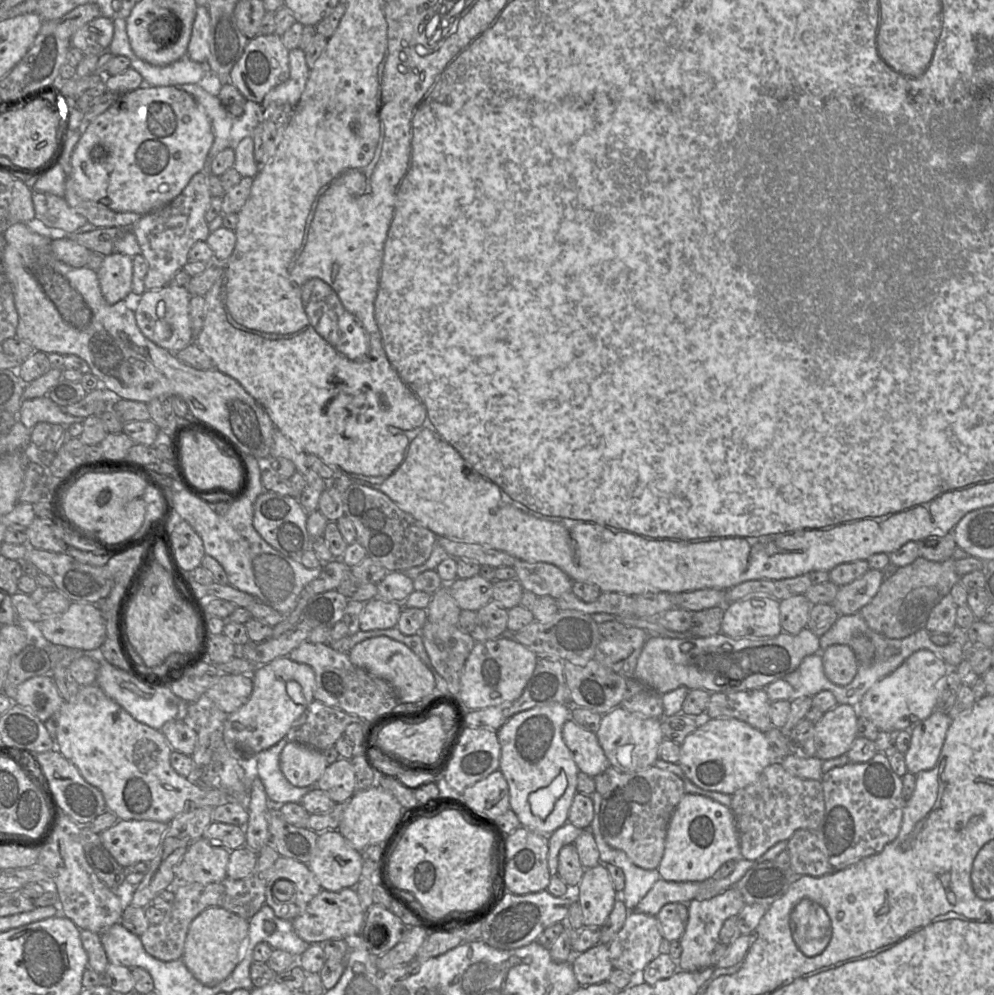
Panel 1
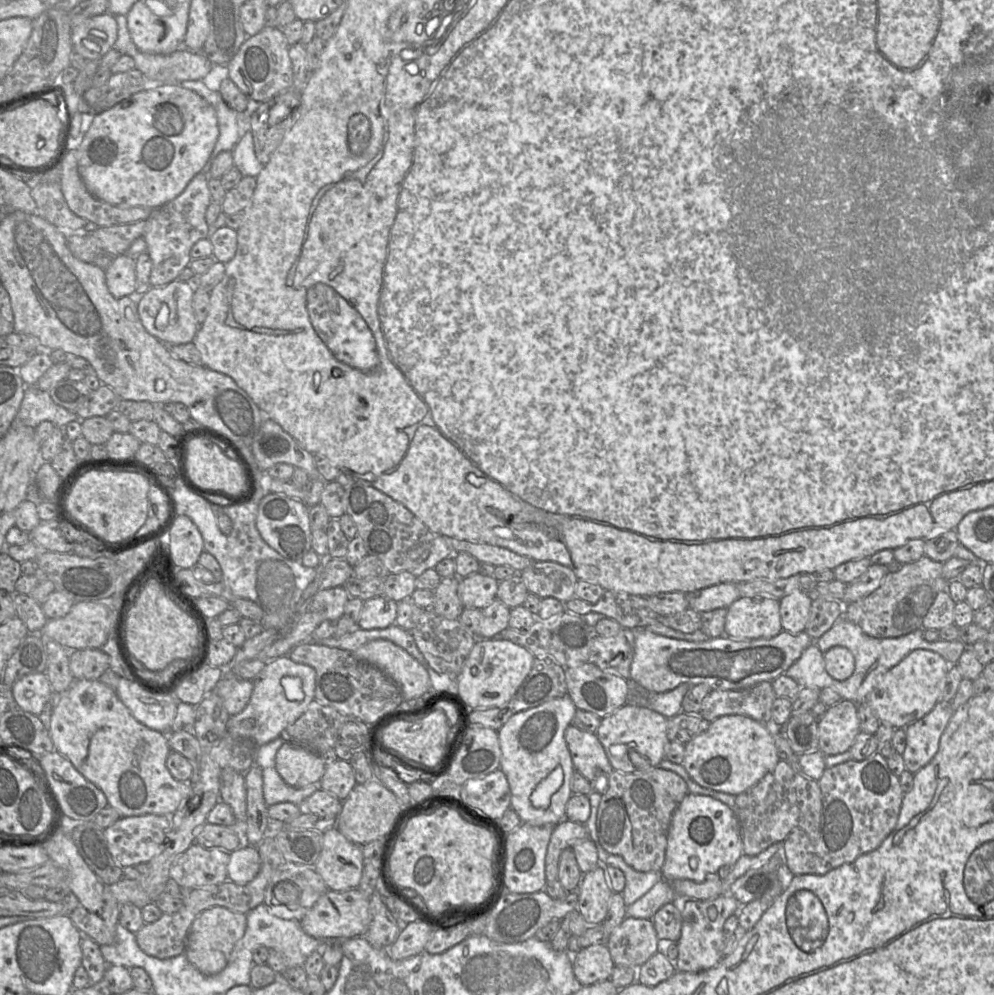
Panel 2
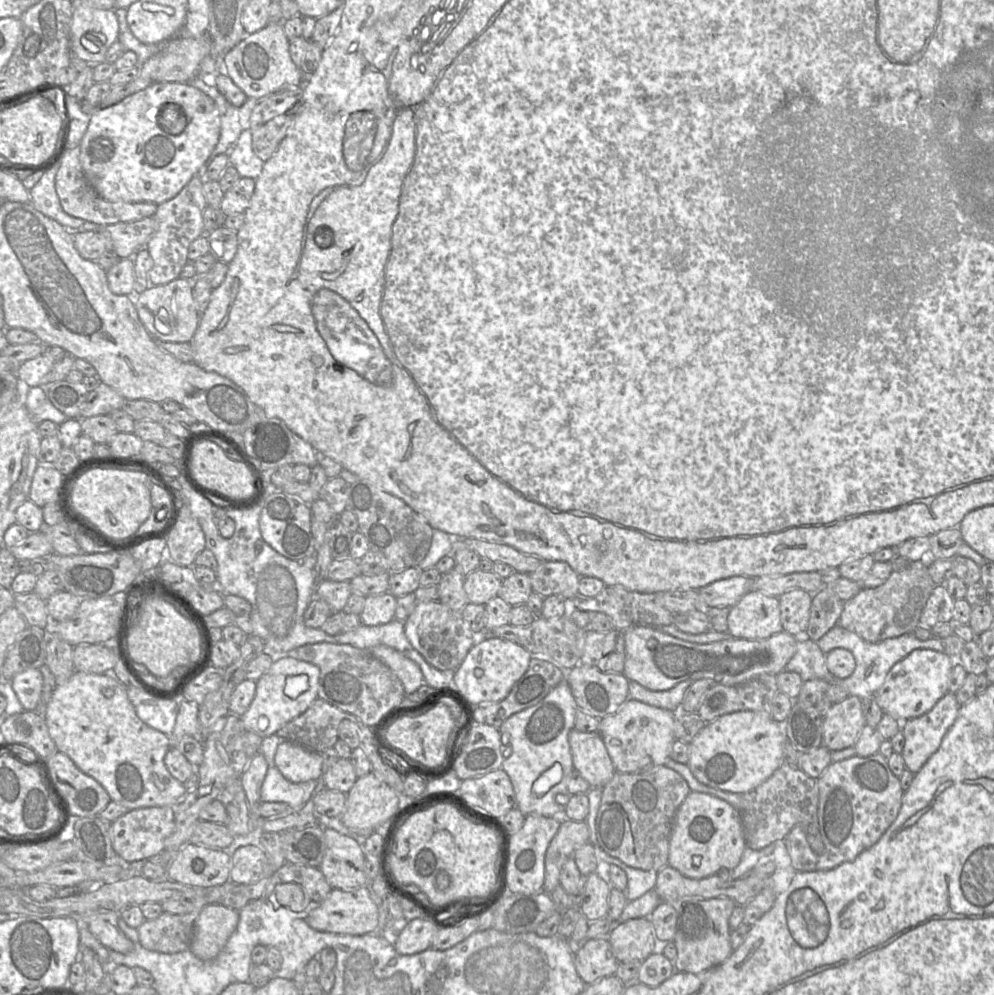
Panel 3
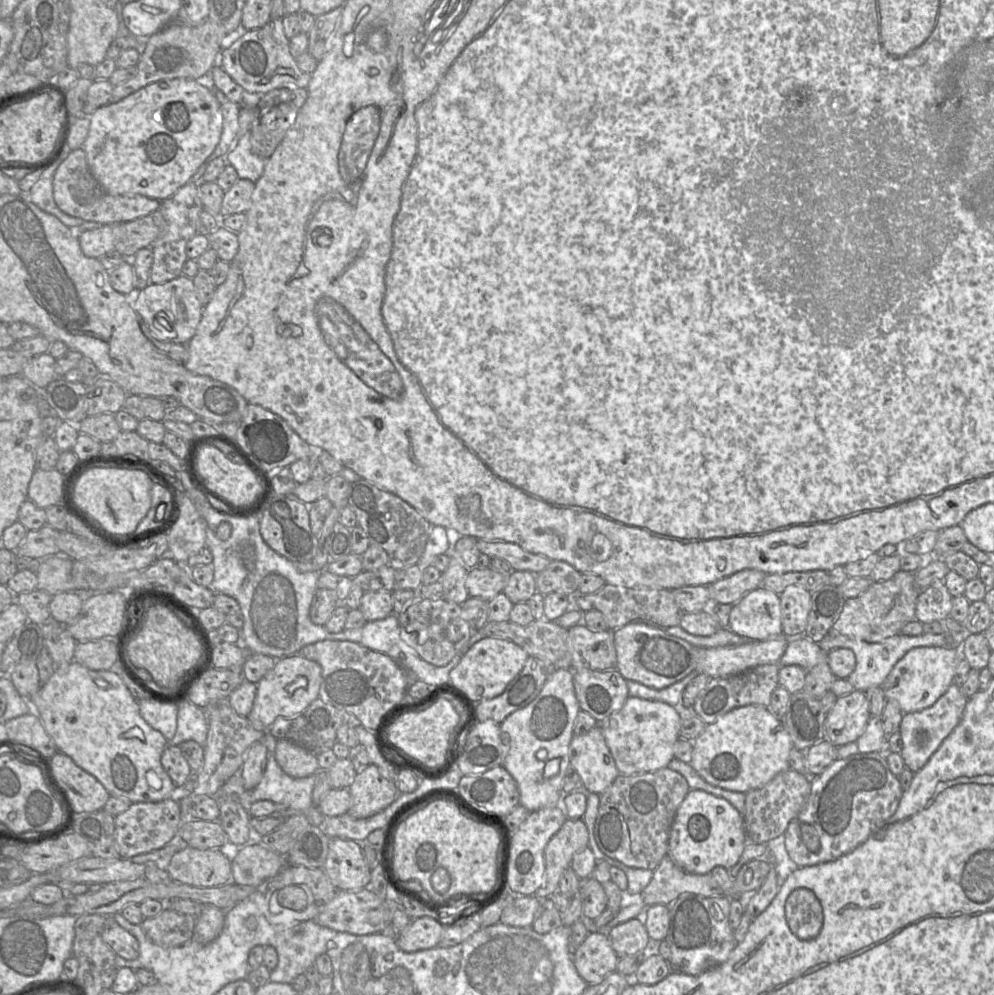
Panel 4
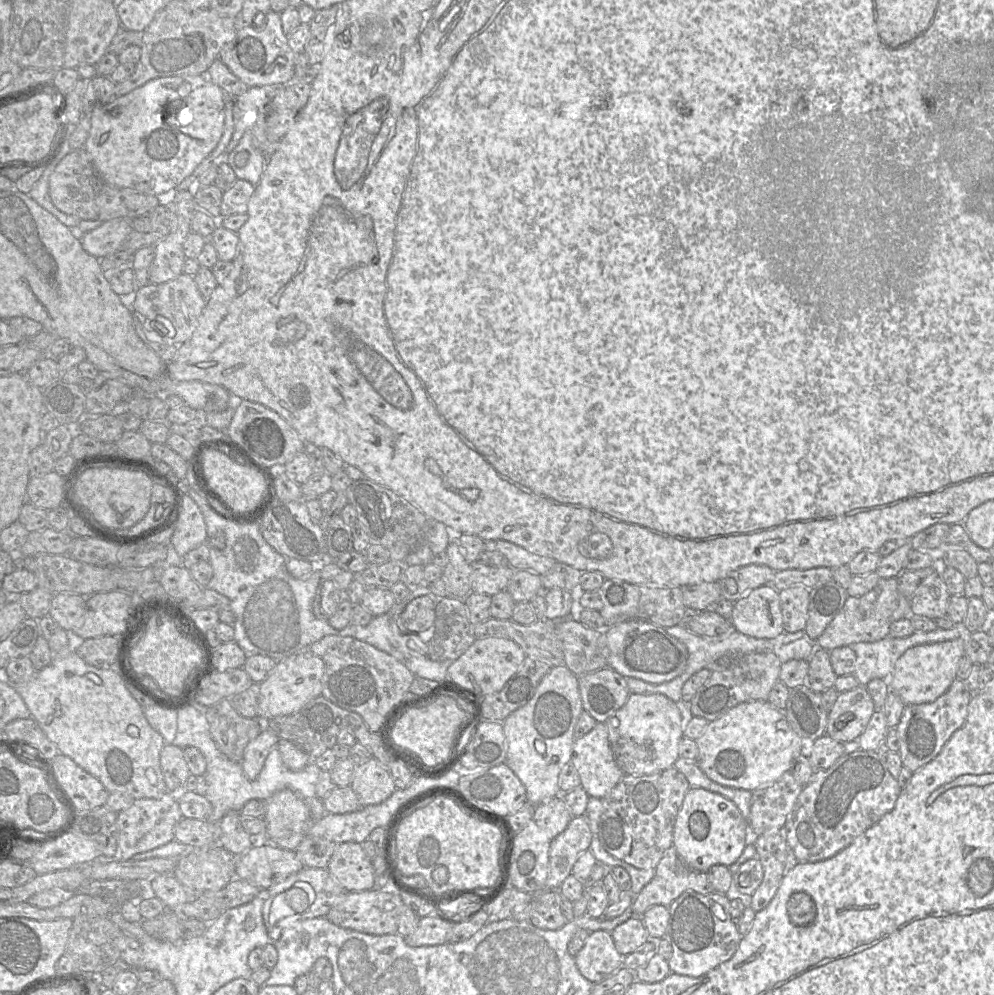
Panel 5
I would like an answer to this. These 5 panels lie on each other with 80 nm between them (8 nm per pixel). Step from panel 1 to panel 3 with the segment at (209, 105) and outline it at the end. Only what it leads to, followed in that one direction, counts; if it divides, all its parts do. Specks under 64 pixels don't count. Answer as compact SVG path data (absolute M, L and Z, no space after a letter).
M198 77L188 83L210 96L219 110L221 120L220 137L216 147L209 156L209 160L214 159L219 154L228 154L243 131L240 125L239 108L232 105L216 87L206 85Z

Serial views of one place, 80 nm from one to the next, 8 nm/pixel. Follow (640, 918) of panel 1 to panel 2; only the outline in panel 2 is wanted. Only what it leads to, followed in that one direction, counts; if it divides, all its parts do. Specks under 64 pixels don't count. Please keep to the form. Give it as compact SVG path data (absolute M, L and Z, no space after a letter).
M627 916L608 936L615 965L639 968L658 951L658 936L651 919Z

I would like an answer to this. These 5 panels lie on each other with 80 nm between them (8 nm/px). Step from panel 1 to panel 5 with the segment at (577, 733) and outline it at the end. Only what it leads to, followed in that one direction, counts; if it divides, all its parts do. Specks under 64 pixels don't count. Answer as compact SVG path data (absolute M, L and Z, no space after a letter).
M604 722L596 723L587 734L574 740L571 763L579 774L581 787L589 797L605 798L623 777Z

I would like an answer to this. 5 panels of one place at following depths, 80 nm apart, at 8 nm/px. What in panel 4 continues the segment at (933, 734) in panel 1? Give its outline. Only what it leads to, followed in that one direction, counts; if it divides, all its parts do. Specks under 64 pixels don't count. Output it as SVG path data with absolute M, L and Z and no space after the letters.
M952 683L946 692L930 707L903 714L898 731L902 738L900 755L907 768L915 773L926 764L944 739L960 722L967 701L968 698L961 692L960 686Z

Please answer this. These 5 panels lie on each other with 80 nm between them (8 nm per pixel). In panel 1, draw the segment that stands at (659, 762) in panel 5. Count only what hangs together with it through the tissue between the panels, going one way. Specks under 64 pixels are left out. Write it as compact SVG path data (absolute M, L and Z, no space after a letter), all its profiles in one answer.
M620 706L602 715L596 736L610 766L624 773L640 771L654 765L658 759L658 747L664 740L661 719L643 717Z

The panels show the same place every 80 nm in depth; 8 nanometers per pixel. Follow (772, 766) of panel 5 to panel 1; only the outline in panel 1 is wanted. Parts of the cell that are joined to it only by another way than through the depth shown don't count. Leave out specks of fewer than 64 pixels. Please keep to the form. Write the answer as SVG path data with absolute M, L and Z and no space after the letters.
M719 717L709 719L684 739L678 765L701 789L732 796L753 783L772 762L773 753L764 733L735 718Z

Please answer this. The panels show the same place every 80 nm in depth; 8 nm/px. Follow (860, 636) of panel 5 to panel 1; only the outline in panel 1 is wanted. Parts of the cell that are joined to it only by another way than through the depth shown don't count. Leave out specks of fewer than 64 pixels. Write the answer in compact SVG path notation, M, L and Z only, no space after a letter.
M918 556L912 563L899 567L891 577L884 579L876 595L858 613L874 632L888 638L905 638L925 629L933 608L950 594L960 578L955 571L953 558L935 562Z

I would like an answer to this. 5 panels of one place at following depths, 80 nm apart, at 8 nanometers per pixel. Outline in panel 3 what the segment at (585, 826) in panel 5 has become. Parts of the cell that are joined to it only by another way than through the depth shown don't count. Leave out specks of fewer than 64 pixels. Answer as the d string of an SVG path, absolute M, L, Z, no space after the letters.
M561 817L560 828L546 851L545 881L542 891L551 893L560 885L563 865L577 848L588 842L589 830L585 821L573 821Z

